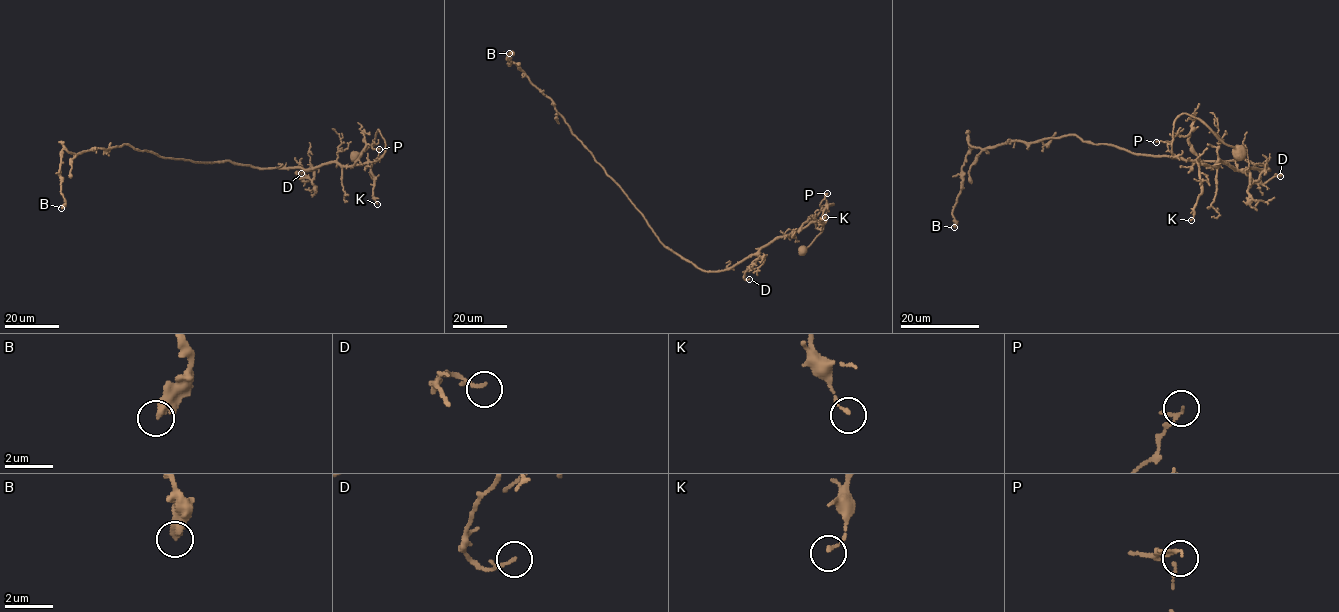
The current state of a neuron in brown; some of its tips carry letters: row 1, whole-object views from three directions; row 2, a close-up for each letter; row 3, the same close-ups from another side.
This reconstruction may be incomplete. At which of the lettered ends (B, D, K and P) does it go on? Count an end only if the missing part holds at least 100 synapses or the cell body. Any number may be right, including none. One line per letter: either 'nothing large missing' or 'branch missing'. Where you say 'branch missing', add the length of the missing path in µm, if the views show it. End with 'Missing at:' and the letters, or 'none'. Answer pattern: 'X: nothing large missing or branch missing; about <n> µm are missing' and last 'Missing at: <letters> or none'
B: nothing large missing
D: nothing large missing
K: nothing large missing
P: nothing large missing
Missing at: none

